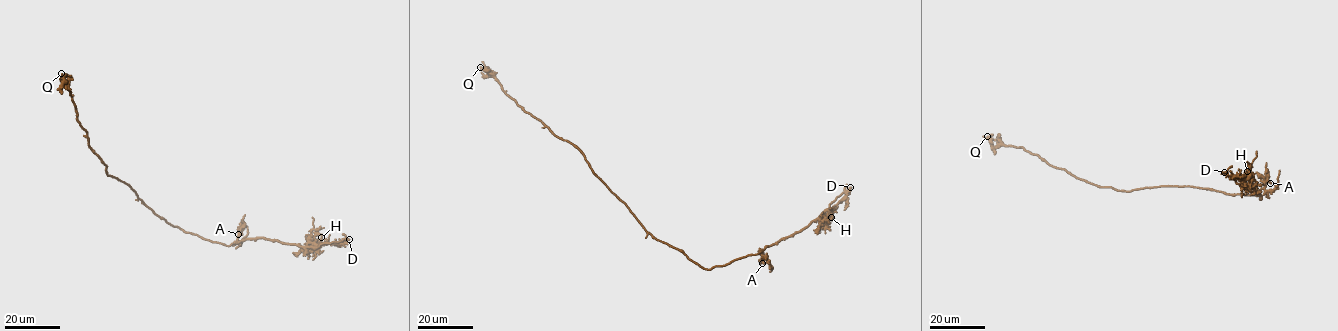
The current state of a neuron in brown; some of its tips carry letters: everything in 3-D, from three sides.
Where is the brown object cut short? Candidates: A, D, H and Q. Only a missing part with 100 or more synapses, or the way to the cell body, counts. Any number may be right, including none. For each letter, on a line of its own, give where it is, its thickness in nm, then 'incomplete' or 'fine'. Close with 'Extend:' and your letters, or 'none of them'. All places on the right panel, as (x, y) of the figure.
A: place (1270, 183); calibre 200 nm; fine
D: place (1224, 172); calibre 190 nm; incomplete
H: place (1247, 171); calibre 150 nm; fine
Q: place (987, 136); calibre 200 nm; fine
Extend: D

